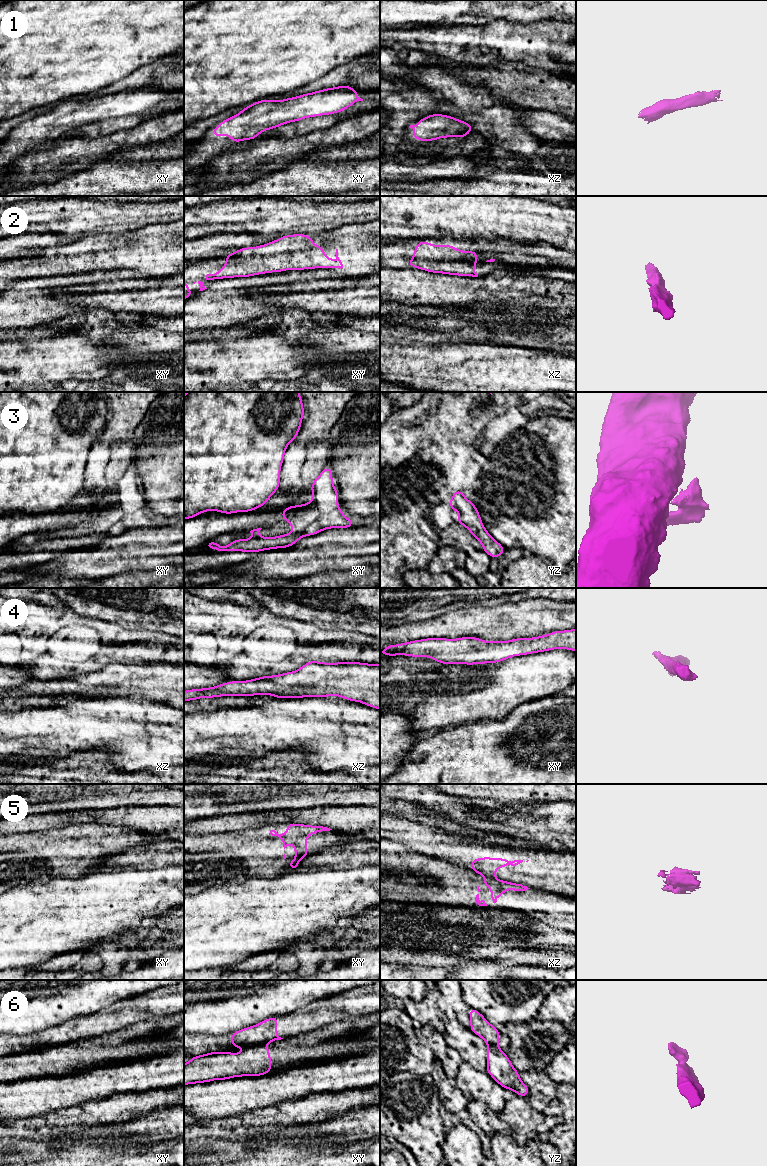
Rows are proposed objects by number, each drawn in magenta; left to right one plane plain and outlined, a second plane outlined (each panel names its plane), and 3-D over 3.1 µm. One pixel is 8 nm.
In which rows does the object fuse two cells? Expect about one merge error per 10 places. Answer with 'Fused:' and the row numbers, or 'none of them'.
Fused: 3, 5, 6

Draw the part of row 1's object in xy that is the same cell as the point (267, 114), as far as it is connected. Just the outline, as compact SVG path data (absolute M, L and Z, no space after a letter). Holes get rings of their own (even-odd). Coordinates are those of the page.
M348 85L326 88L283 100L264 99L246 106L237 115L233 115L218 123L218 127L212 128L212 136L230 136L231 142L235 143L244 140L253 140L265 130L275 129L286 123L300 121L309 117L339 113L349 108L357 101L363 101L363 99L358 97L356 89L353 89Z

